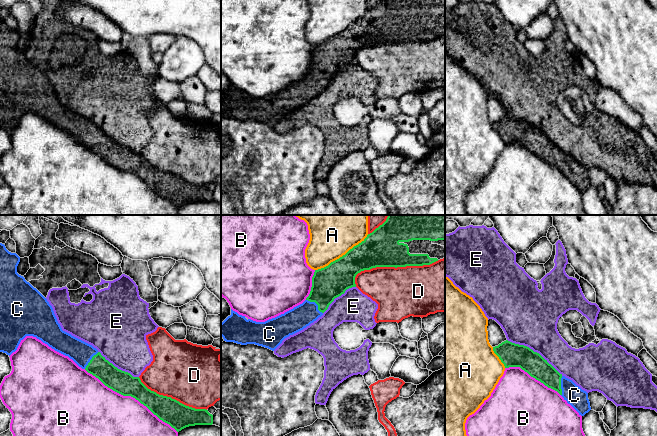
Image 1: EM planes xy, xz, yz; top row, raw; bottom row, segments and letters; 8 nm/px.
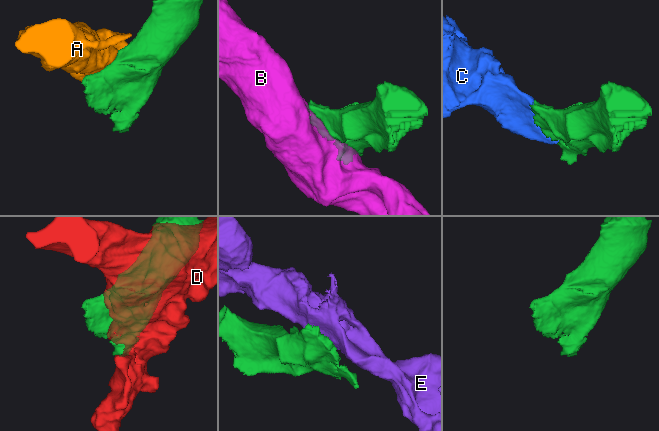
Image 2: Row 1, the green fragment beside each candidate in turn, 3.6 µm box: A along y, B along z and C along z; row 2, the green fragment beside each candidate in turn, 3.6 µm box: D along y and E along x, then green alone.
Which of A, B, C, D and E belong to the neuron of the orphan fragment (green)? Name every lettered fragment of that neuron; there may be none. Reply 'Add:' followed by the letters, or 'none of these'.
Add: C

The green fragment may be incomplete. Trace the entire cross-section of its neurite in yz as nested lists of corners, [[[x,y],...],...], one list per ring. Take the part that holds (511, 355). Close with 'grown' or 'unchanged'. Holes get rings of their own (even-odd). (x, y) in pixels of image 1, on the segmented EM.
[[[508,340],[493,347],[493,351],[505,368],[520,367],[531,377],[557,391],[579,415],[584,416],[591,410],[588,393],[560,374],[539,353]]]; grown

